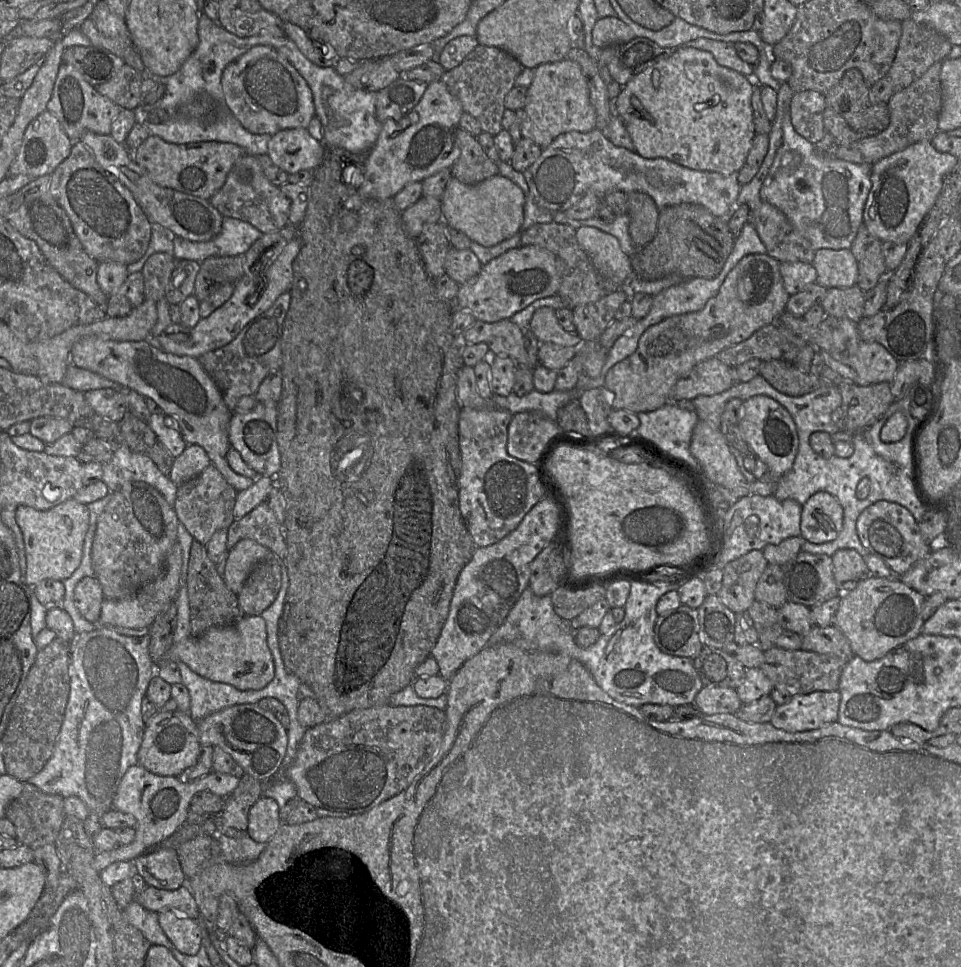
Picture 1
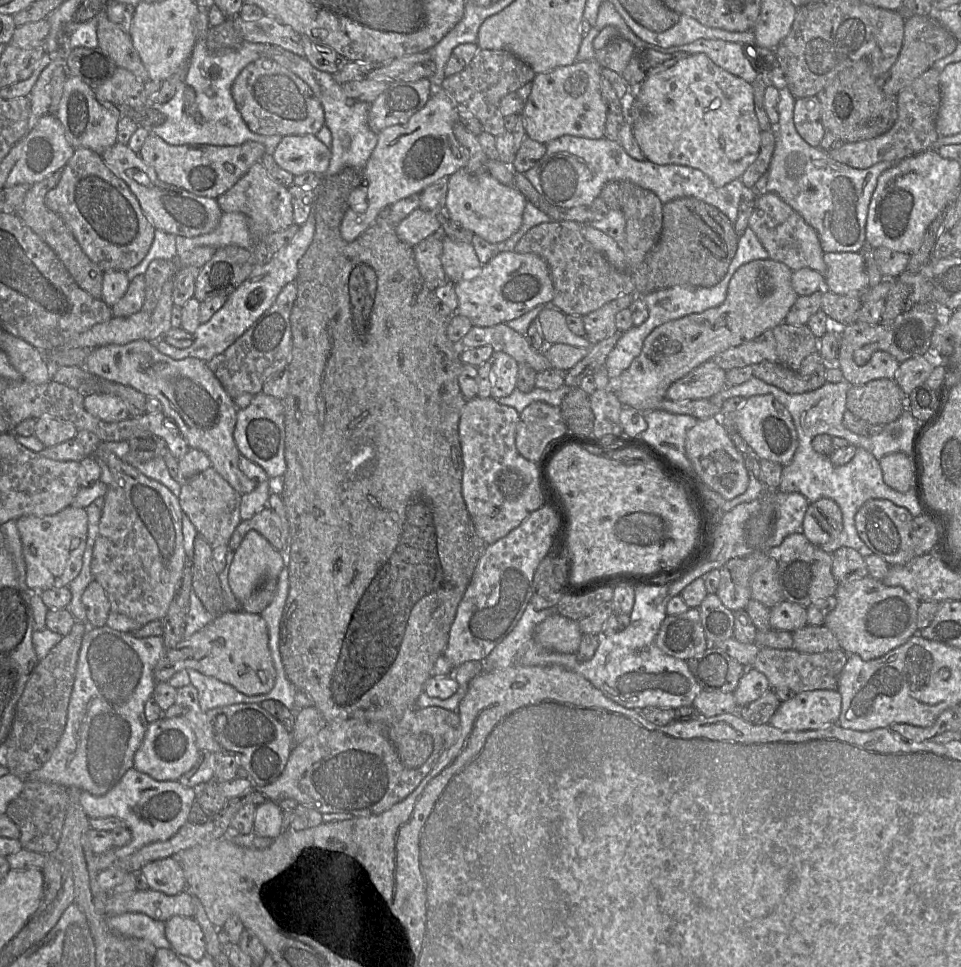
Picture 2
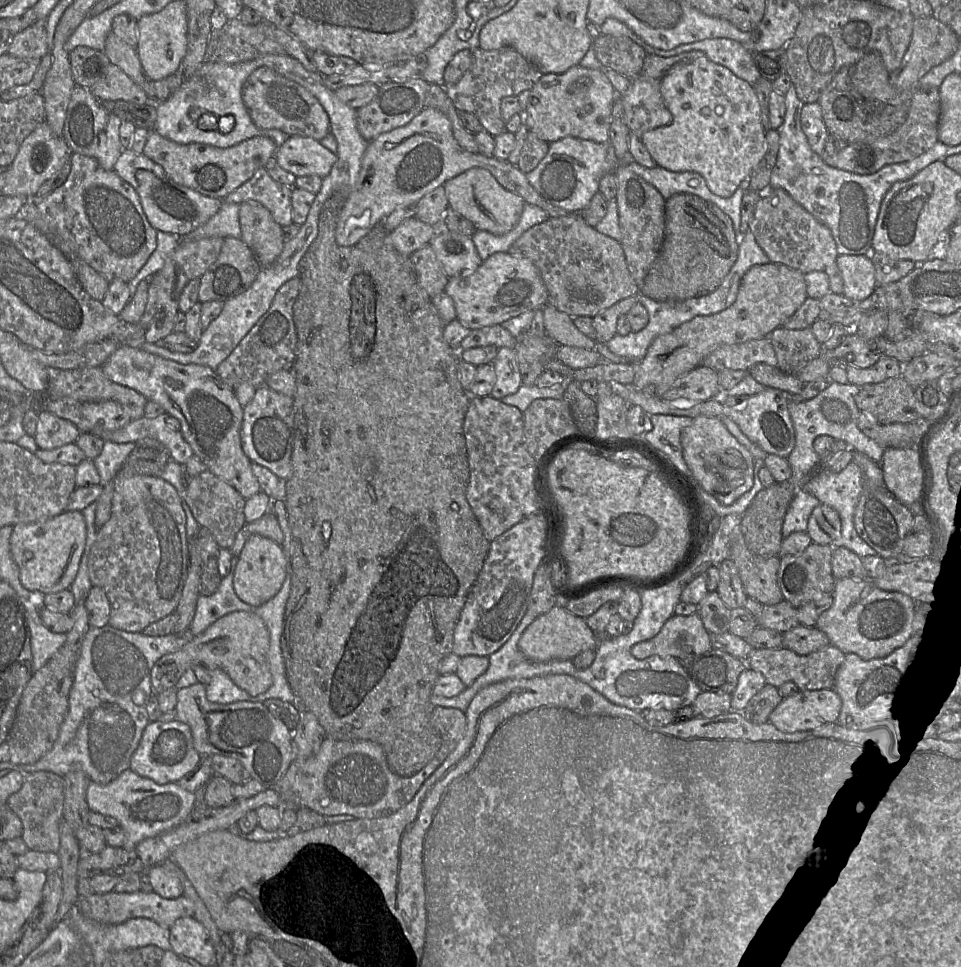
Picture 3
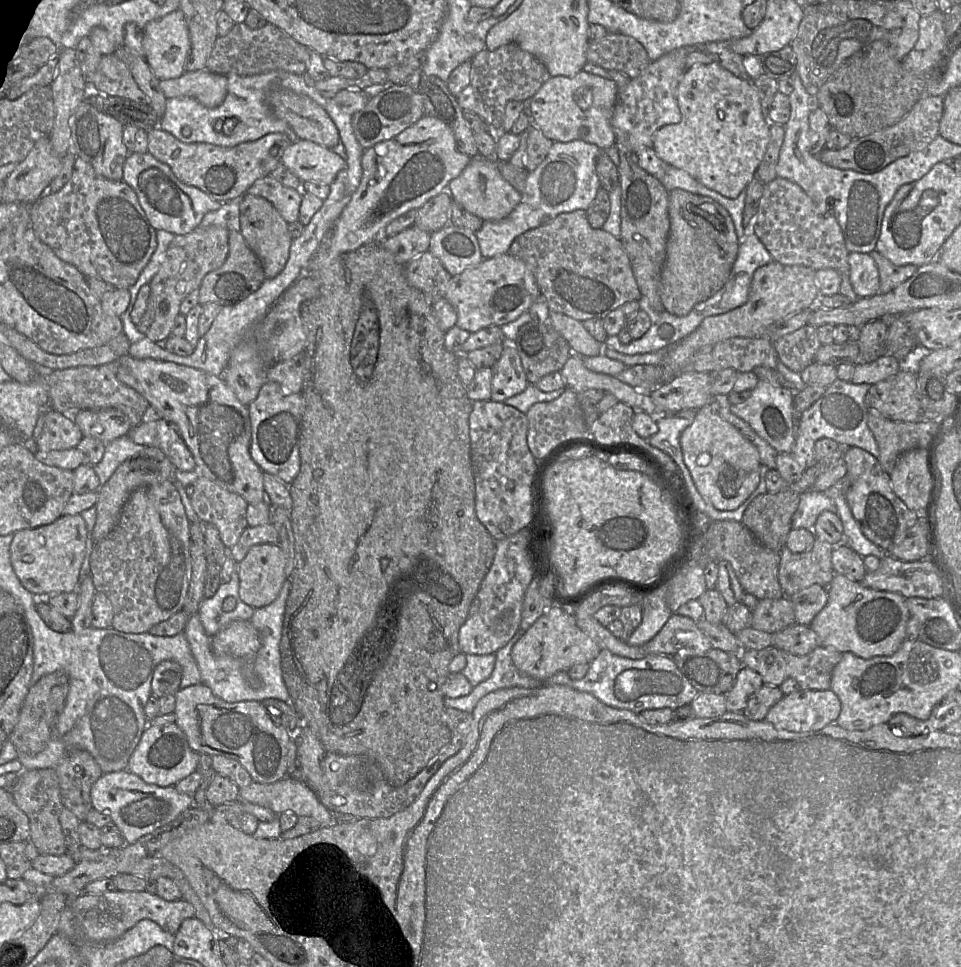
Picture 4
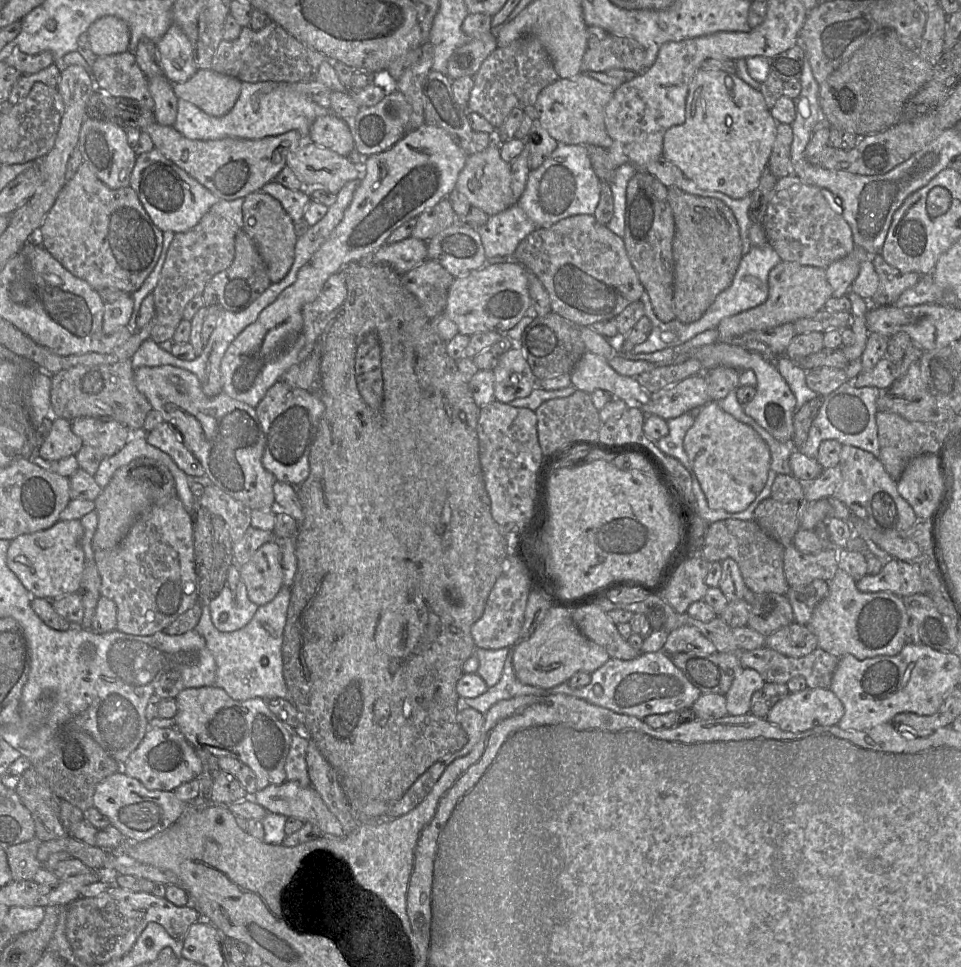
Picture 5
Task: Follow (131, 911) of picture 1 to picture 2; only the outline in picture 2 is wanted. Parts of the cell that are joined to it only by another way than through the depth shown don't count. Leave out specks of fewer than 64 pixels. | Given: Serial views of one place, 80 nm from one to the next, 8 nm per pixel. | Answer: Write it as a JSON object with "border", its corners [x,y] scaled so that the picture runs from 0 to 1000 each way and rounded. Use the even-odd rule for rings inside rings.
{"border":[[[140,943],[112,947],[110,952],[113,960],[125,967],[154,972],[163,981],[179,981],[179,977],[173,970],[170,952]]]}

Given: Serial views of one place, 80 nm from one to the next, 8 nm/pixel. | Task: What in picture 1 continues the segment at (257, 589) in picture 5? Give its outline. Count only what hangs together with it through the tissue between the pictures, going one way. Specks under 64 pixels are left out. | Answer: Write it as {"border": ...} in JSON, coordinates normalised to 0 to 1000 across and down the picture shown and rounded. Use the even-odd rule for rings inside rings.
{"border":[[[262,557],[249,559],[237,573],[233,601],[236,607],[249,614],[263,587],[271,581],[281,577],[282,570]]]}

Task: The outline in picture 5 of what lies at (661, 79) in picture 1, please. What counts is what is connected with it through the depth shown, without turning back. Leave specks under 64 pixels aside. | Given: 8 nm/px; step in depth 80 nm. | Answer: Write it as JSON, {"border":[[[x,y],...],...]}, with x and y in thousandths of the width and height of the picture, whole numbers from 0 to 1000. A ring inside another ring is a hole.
{"border":[[[729,69],[717,88],[713,126],[696,132],[691,140],[690,162],[704,172],[727,194],[750,199],[763,206],[772,206],[780,203],[790,191],[807,144],[809,129],[810,126],[803,121],[791,94],[766,77]]]}

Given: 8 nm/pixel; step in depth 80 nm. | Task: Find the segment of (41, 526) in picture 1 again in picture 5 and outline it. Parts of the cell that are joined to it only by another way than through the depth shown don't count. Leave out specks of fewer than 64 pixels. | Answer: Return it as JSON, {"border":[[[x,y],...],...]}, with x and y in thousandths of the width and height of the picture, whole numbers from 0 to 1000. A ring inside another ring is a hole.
{"border":[[[60,538],[53,545],[31,552],[21,553],[10,559],[7,584],[20,598],[32,617],[56,620],[81,613],[89,583],[85,566],[87,548],[84,539]]]}

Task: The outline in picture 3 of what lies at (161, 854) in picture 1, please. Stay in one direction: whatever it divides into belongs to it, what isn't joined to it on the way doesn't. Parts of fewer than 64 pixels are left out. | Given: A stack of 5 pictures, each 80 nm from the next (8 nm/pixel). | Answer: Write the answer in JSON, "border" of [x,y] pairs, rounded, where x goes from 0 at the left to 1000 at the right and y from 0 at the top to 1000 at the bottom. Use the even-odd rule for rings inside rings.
{"border":[[[173,888],[169,892],[156,897],[152,905],[159,921],[174,930],[190,926],[190,916],[185,908],[185,899],[187,896],[178,888]]]}

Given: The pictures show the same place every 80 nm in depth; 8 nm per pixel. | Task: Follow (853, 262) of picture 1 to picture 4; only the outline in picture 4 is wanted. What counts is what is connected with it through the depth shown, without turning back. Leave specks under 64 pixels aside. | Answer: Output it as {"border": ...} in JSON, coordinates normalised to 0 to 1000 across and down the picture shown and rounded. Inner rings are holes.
{"border":[[[887,261],[882,265],[884,291],[894,308],[915,303],[915,281],[905,263]]]}

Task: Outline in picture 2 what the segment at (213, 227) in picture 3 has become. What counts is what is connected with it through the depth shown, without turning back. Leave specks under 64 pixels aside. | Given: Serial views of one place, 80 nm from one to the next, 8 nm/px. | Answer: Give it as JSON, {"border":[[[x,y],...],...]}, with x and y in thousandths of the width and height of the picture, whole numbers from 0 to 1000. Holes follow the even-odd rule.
{"border":[[[232,219],[226,235],[219,241],[203,245],[183,244],[185,265],[207,254],[228,257],[236,253],[247,253],[256,257],[261,257],[264,253],[257,224],[250,219]]]}

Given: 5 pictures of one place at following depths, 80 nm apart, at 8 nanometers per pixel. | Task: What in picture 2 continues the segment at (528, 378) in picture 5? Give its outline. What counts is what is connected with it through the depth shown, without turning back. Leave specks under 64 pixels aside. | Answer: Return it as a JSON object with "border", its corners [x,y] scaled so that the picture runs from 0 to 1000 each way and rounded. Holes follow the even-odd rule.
{"border":[[[514,364],[511,377],[511,410],[515,413],[530,410],[537,401],[540,375],[525,364]]]}

